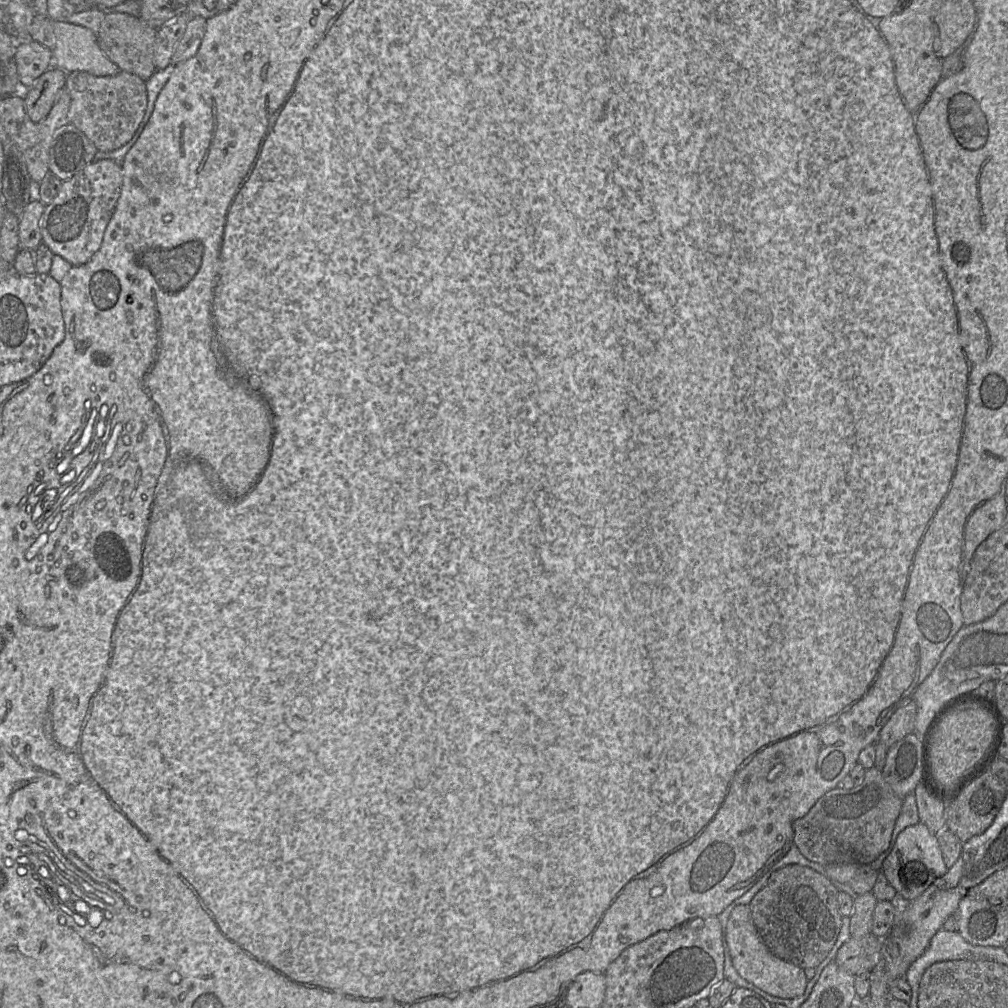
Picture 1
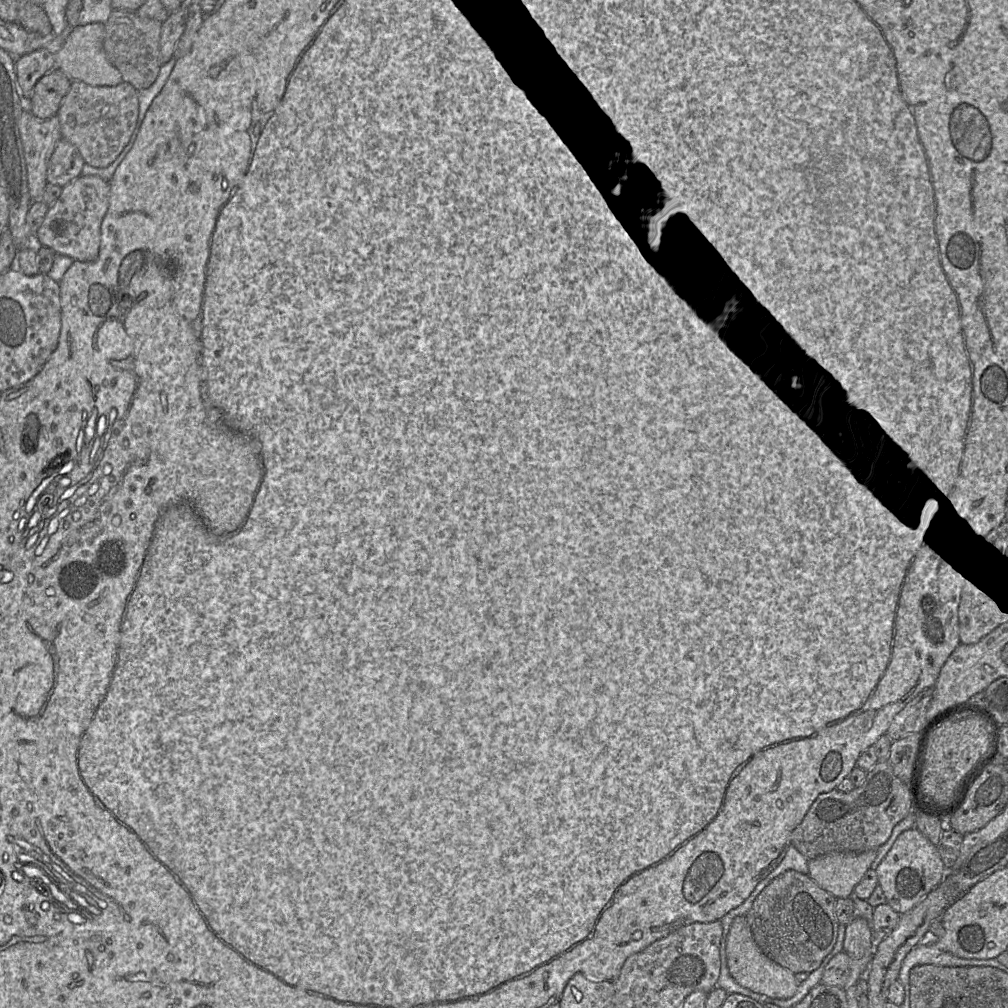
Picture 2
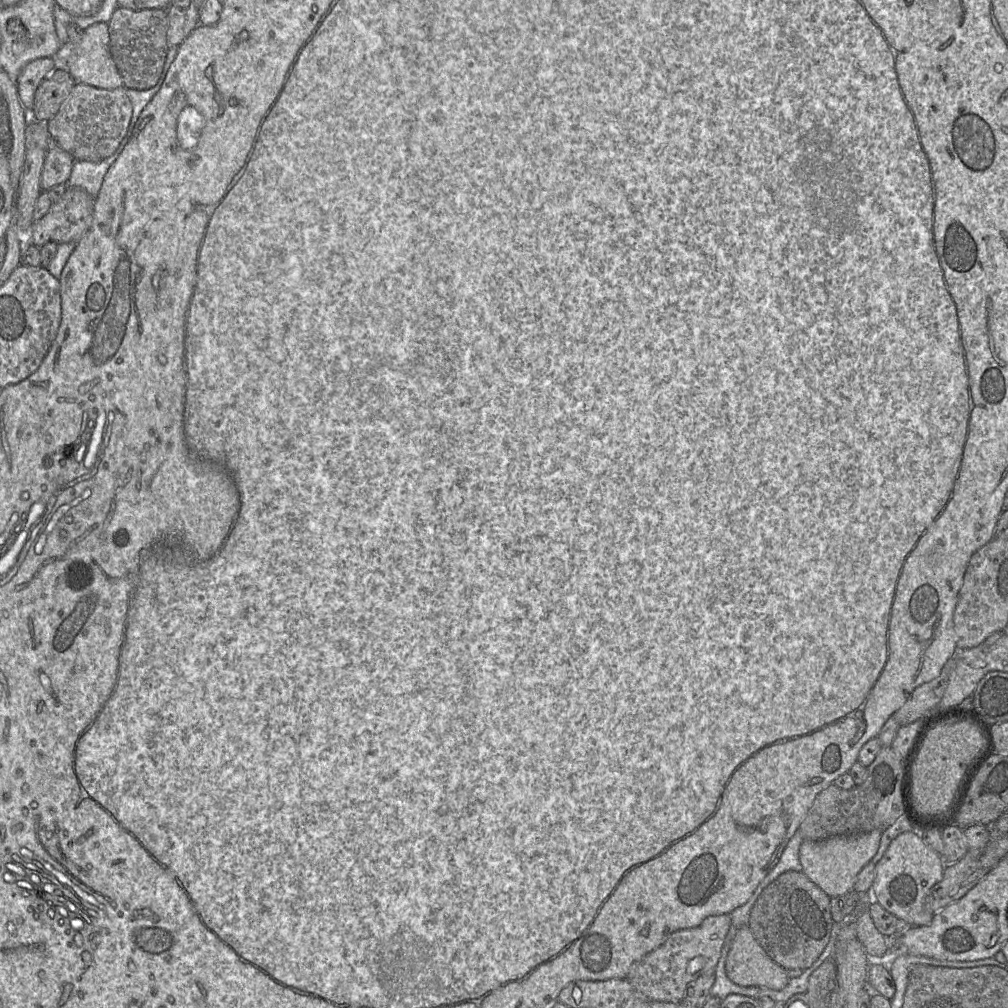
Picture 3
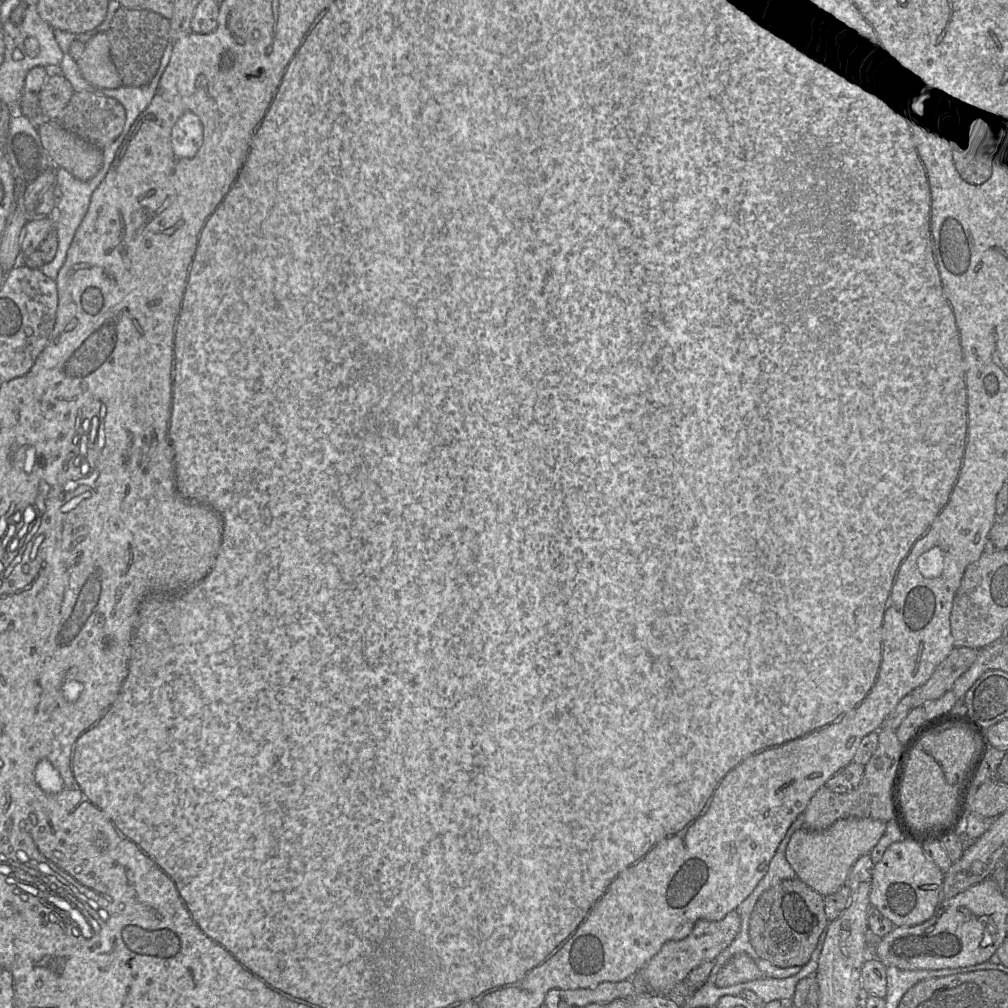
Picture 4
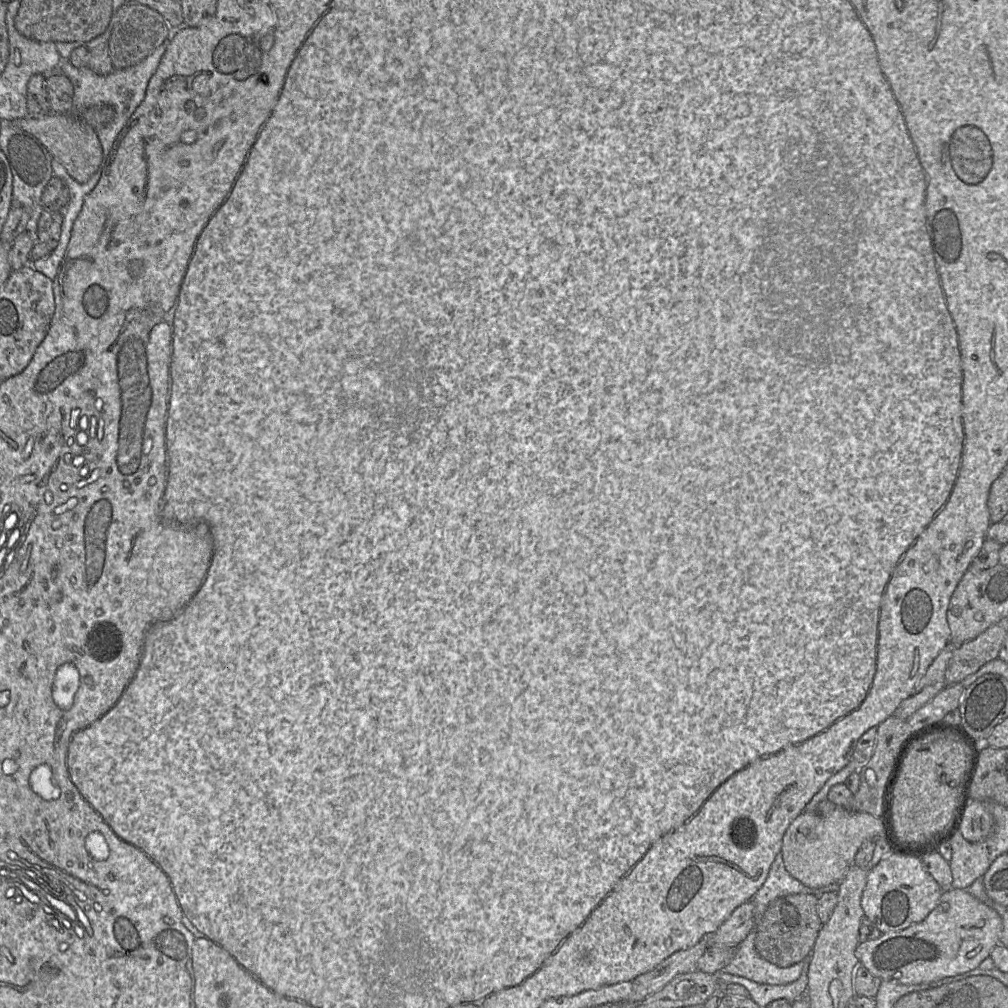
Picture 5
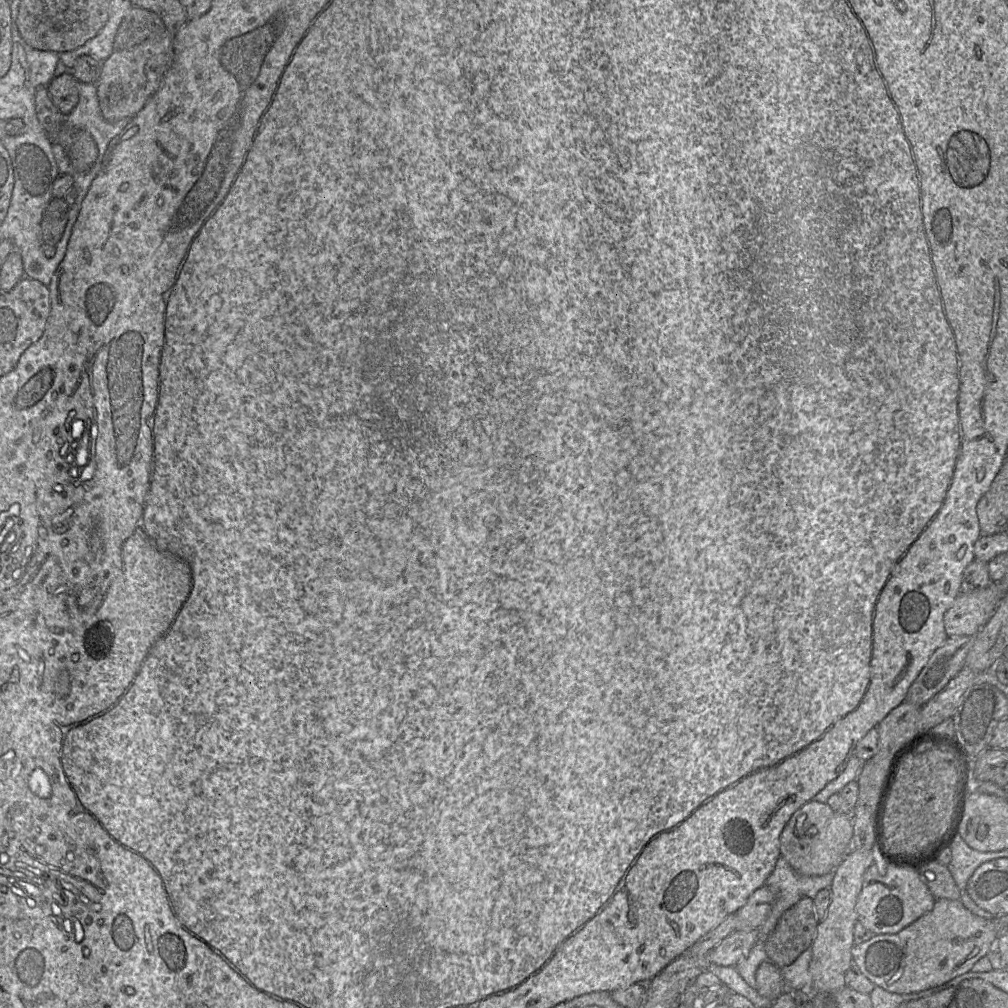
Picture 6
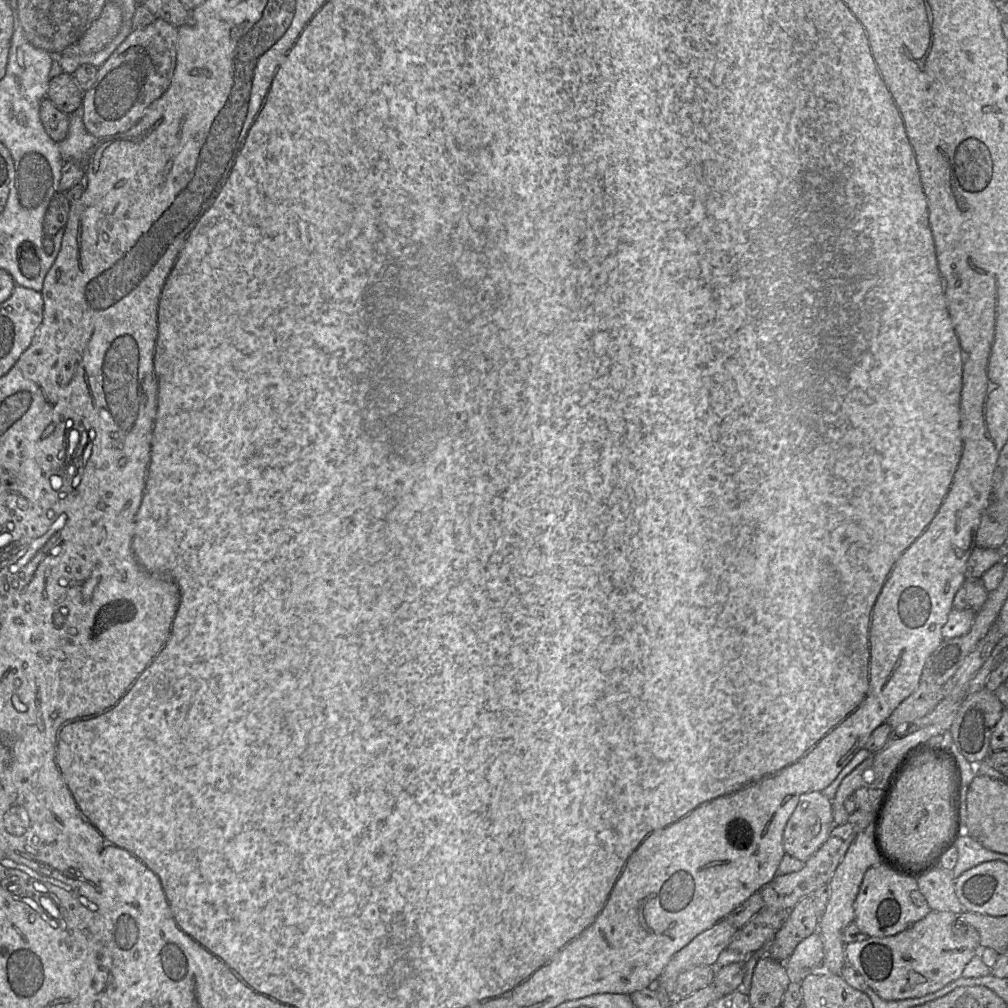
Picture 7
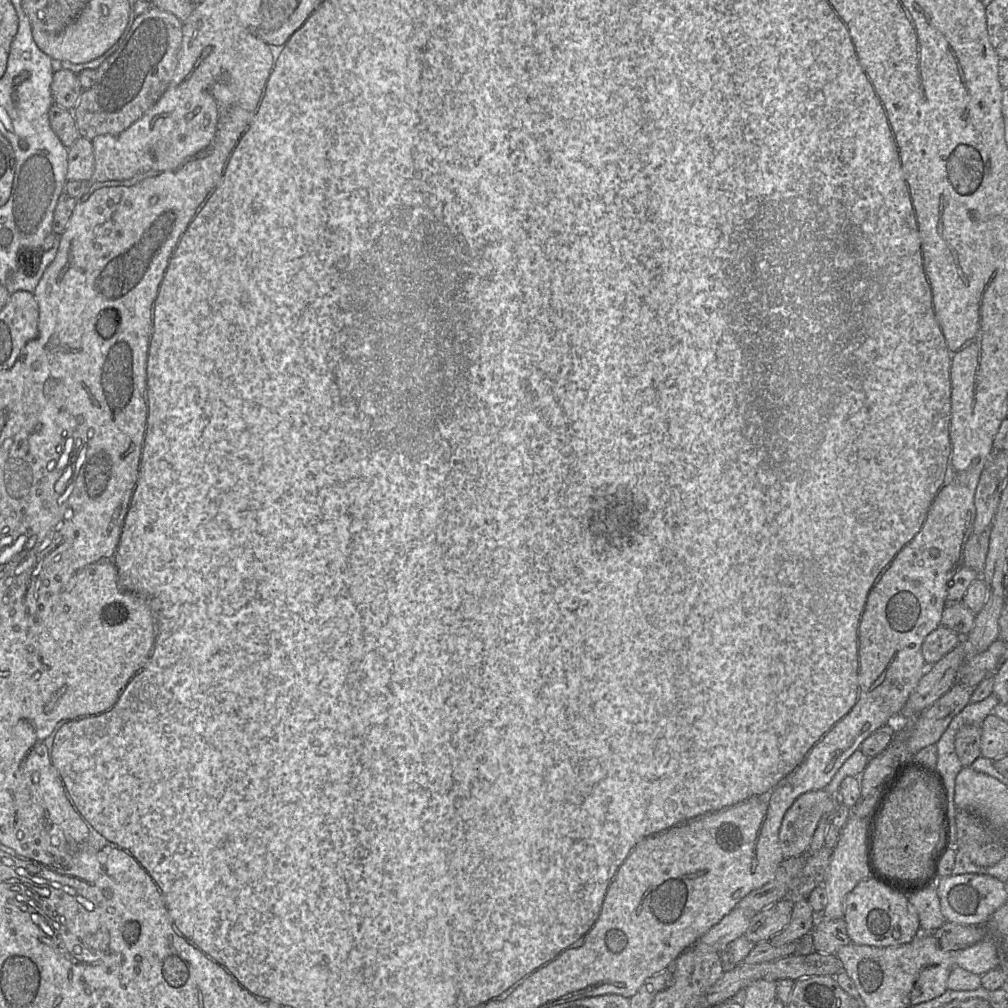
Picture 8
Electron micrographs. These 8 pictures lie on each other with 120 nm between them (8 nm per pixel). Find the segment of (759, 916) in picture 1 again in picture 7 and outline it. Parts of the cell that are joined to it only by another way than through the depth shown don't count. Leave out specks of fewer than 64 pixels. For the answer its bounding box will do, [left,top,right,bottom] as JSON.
[769,896,818,963]

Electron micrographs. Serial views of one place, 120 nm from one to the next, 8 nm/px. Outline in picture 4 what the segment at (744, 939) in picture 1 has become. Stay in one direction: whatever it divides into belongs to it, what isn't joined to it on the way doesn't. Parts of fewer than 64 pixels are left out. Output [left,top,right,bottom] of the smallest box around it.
[714,953,764,988]

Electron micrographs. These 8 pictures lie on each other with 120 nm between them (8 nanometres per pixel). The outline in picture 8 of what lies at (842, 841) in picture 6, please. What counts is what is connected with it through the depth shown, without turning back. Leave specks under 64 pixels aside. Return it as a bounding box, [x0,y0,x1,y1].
[779,790,833,859]

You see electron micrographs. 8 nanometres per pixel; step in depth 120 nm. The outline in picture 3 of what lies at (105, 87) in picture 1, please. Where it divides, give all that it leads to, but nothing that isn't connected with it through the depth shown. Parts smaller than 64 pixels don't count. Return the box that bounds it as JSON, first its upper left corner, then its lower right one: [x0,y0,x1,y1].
[47,83,132,162]

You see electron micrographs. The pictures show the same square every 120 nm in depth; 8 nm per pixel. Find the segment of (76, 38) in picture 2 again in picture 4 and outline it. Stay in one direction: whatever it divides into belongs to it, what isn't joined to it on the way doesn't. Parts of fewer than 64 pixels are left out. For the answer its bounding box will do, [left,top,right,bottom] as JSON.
[76,32,122,89]

